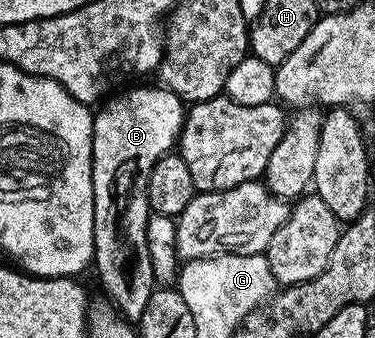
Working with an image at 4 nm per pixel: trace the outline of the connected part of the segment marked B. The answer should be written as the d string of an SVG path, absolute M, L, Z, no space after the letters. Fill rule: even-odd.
M156 84L154 88L134 88L125 96L110 101L99 113L96 112L93 124L93 242L94 242L94 271L102 284L105 299L109 300L127 320L137 322L144 314L144 306L148 306L148 298L154 292L156 281L152 270L151 258L148 256L147 222L151 218L149 196L147 194L147 182L150 180L151 171L156 162L167 155L179 141L184 119L184 102L179 96L167 88Z

